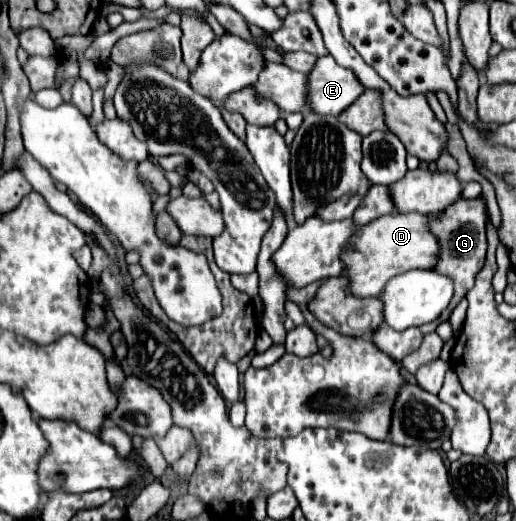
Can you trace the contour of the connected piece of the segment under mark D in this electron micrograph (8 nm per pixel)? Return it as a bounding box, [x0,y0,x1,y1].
[342,213,438,297]

